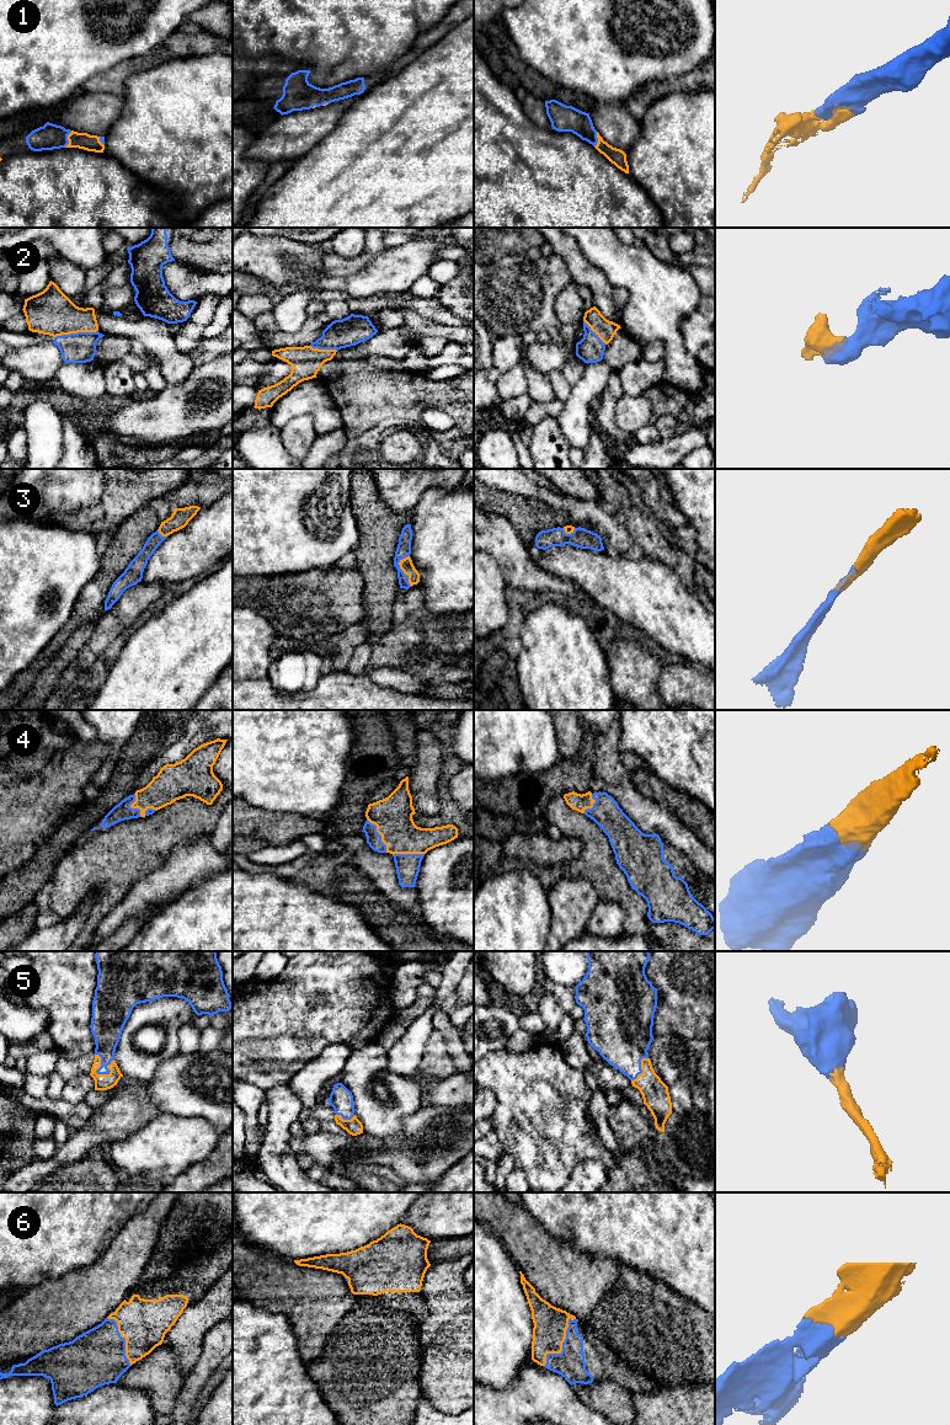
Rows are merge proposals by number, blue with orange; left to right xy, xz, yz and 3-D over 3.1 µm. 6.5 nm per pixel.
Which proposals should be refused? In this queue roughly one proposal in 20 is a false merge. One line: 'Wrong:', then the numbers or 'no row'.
Wrong: no row

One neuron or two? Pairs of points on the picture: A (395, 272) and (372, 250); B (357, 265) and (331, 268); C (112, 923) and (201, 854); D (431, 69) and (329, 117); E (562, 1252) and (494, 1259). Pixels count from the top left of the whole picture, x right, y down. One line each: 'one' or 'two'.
A: two
B: one
C: one
D: two
E: two

